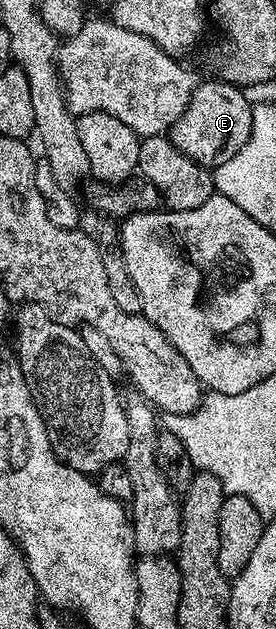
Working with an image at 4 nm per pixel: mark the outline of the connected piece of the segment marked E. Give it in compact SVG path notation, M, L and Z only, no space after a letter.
M213 79L195 84L194 94L184 107L184 115L176 119L176 123L168 131L170 142L188 159L213 167L220 163L228 163L244 143L252 135L252 101L245 97L239 86L228 81Z

